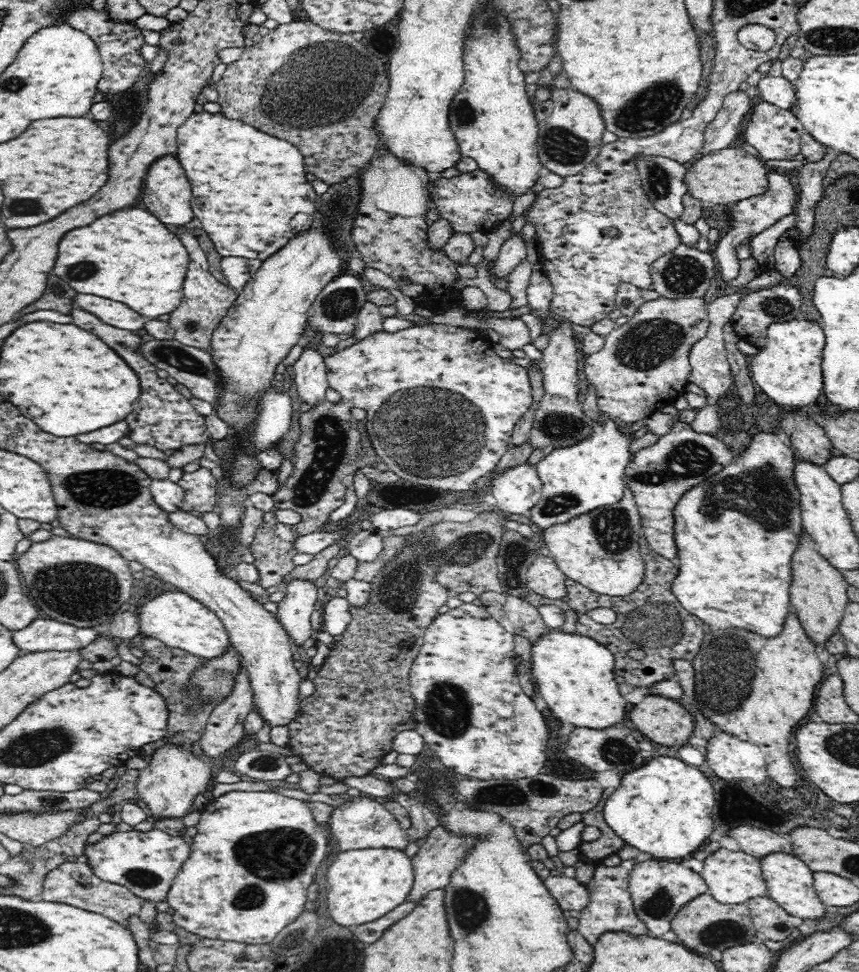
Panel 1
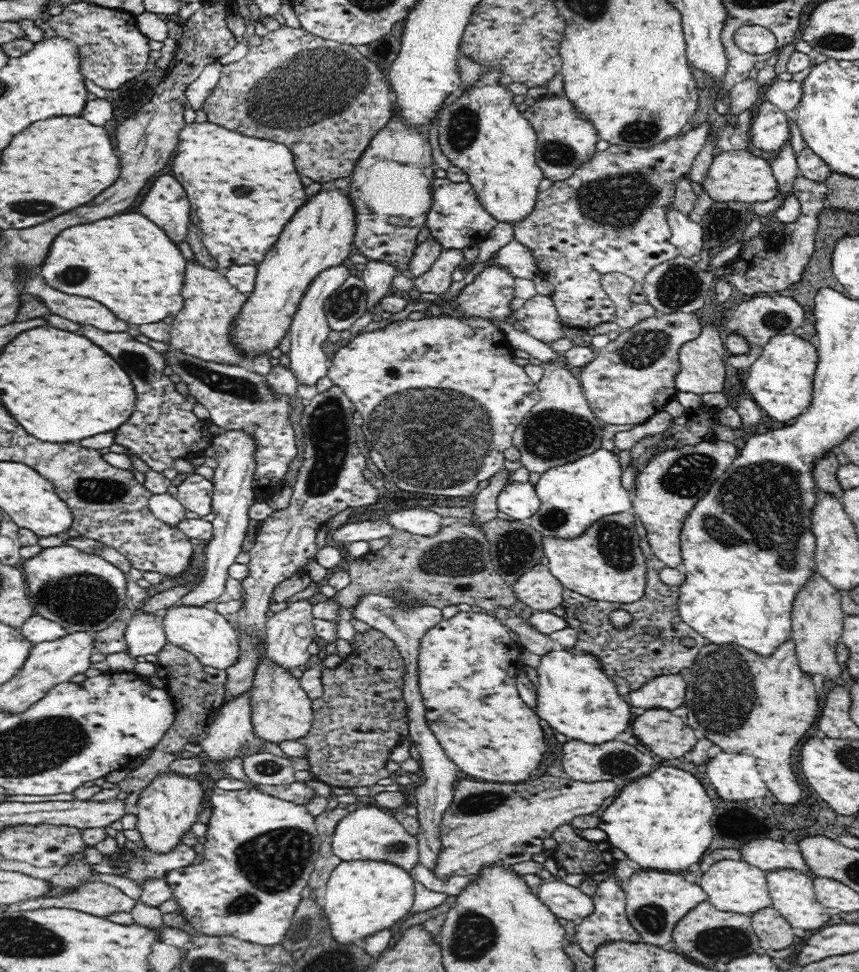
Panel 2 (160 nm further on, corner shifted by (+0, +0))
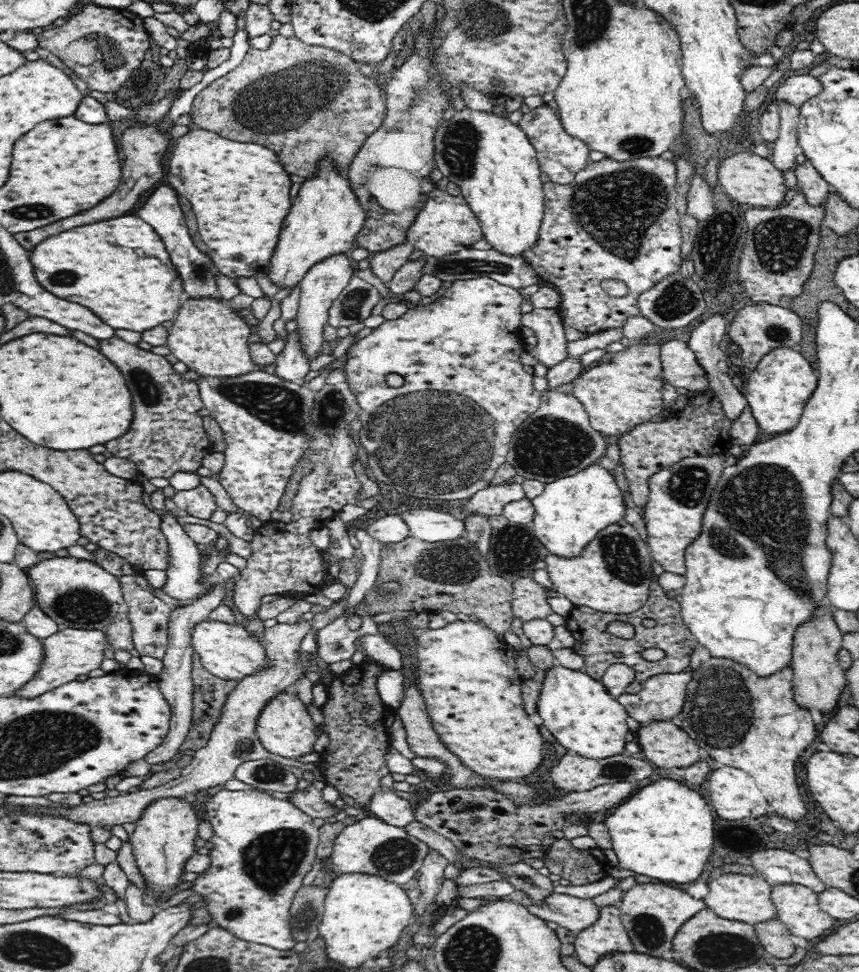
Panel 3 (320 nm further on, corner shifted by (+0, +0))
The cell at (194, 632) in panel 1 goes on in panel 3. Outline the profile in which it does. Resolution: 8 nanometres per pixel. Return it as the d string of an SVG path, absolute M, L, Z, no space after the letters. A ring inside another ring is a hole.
M203 621L193 628L192 647L201 659L203 668L214 677L232 681L242 681L269 664L263 642L251 636L244 627L217 621Z

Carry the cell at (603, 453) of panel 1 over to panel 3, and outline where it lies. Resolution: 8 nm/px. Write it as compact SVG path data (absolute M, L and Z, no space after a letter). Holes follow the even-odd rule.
M594 462L574 476L564 476L545 484L540 495L531 500L535 508L534 532L549 554L574 558L596 538L600 530L624 519L624 498L616 485L615 474Z

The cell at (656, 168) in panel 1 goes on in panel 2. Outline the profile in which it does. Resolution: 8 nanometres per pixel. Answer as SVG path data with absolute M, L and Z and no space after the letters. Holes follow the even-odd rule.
M672 204L666 209L666 219L671 228L670 242L678 247L682 256L690 258L703 249L703 228Z

